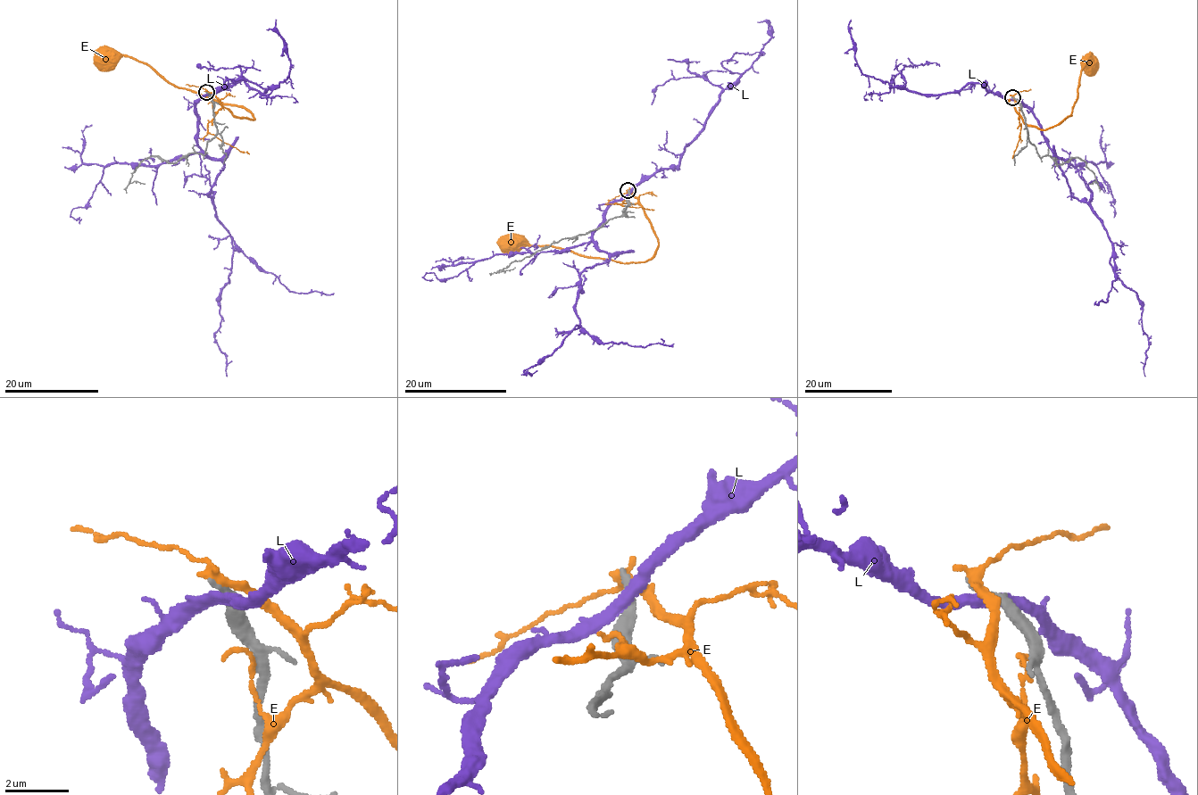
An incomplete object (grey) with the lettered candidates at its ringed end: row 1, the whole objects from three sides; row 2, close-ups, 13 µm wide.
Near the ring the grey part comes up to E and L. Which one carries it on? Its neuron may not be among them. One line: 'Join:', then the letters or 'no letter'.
Join: no letter

